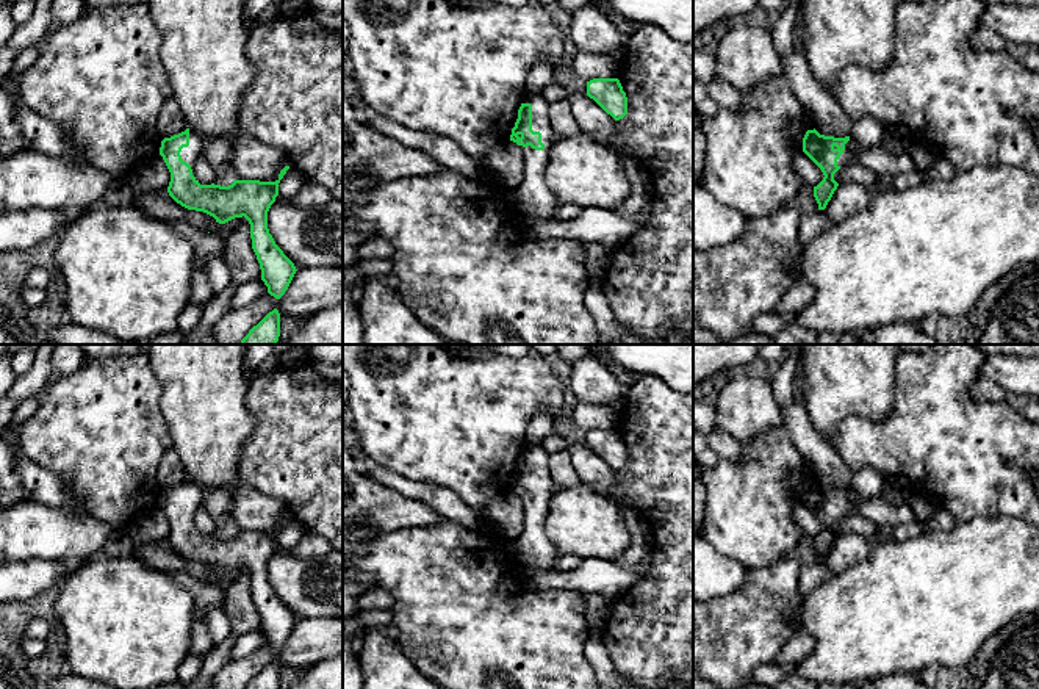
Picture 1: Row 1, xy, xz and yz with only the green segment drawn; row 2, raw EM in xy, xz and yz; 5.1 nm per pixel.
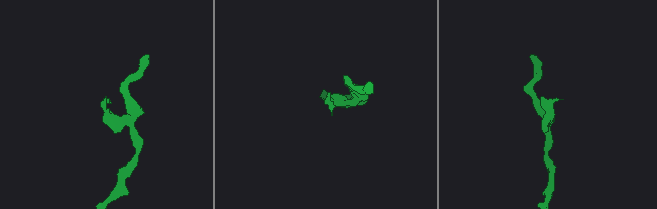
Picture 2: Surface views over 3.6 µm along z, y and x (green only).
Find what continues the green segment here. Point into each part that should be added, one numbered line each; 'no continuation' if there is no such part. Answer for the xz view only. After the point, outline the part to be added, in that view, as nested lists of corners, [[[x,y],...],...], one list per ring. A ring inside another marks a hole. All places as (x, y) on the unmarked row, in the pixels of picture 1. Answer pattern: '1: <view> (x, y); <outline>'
1: xz (534, 548); [[[526,445],[523,454],[532,456],[532,481],[541,484],[545,500],[537,501],[530,496],[520,496],[524,506],[524,529],[515,540],[518,562],[537,570],[554,570],[554,564],[560,554],[549,542],[543,526],[554,487],[549,474],[549,454],[541,445]]]

